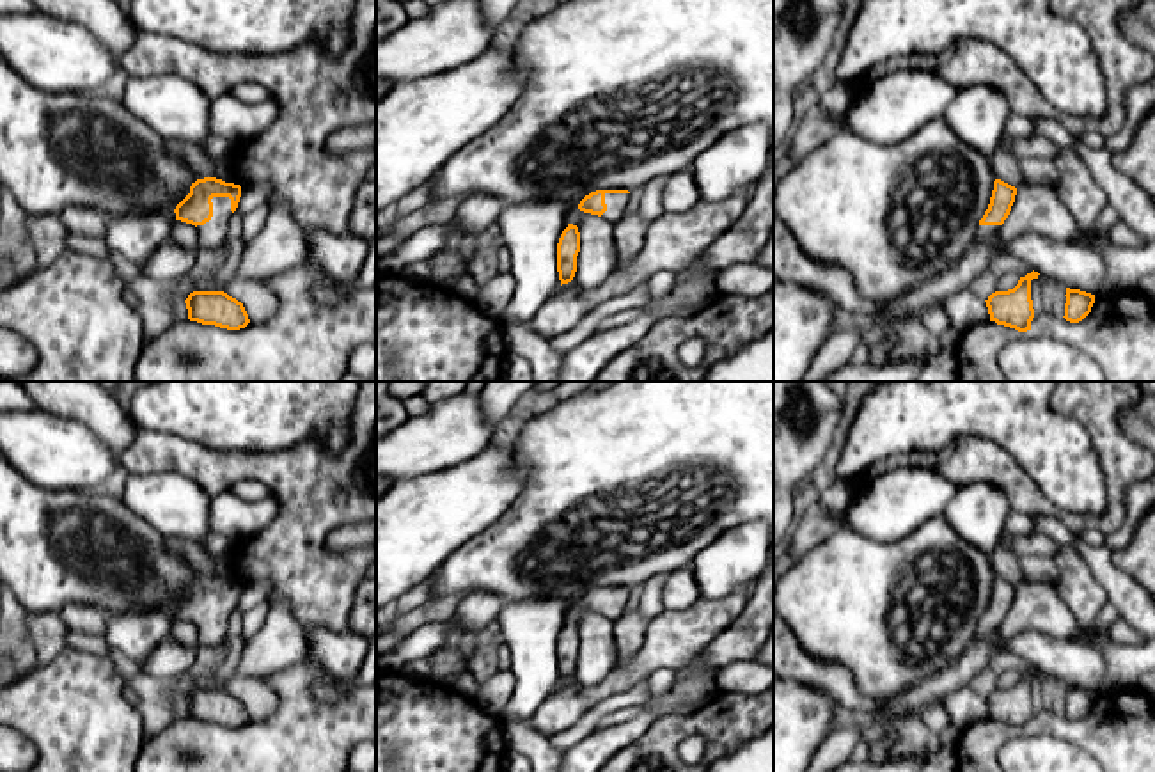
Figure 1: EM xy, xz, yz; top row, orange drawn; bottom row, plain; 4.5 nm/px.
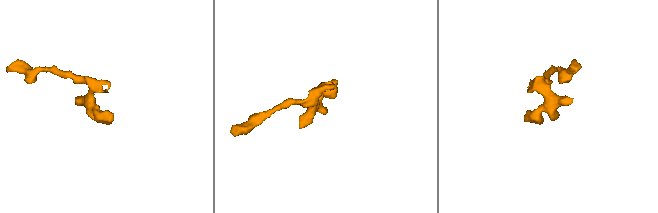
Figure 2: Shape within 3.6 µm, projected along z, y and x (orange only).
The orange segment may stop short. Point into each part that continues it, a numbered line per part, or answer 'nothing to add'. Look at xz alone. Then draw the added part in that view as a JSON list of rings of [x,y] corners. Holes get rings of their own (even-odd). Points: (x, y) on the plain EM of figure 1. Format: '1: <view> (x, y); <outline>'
1: xz (616, 600); [[[605,591],[607,609],[601,612],[607,618],[619,618],[626,611],[630,591]]]

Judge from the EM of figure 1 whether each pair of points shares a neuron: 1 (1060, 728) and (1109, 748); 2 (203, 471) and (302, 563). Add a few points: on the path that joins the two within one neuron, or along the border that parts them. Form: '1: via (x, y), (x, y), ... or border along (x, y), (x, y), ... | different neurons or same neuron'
1: via (1072, 730), (1093, 732), (1097, 735) | same neuron
2: via (242, 471), (267, 472), (298, 504), (298, 524) | same neuron

